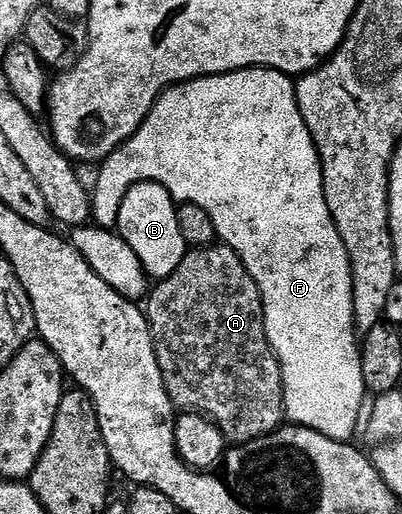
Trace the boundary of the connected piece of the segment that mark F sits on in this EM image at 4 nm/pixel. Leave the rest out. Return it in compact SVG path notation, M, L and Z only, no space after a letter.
M238 69L235 73L221 73L211 77L193 77L191 81L179 81L177 85L171 85L158 96L152 111L144 119L142 126L134 132L134 136L129 137L116 151L106 156L106 160L97 168L82 167L77 172L83 187L92 191L90 199L94 212L92 221L99 229L117 230L117 213L124 202L125 193L141 181L155 181L162 184L178 203L204 207L204 211L212 215L212 223L218 232L217 240L225 243L229 249L234 249L236 255L240 255L244 267L248 267L252 279L258 284L264 307L266 339L274 348L282 368L284 399L286 400L285 416L295 425L303 425L312 431L320 431L320 435L328 435L328 439L337 441L350 441L357 429L359 432L360 418L364 413L364 402L367 400L368 390L362 370L360 337L354 328L352 267L348 259L348 251L340 239L340 231L332 219L332 211L328 211L328 203L322 186L322 160L318 158L318 149L314 146L312 135L304 123L304 115L300 115L300 107L296 99L296 81L291 74L281 73L275 69Z

